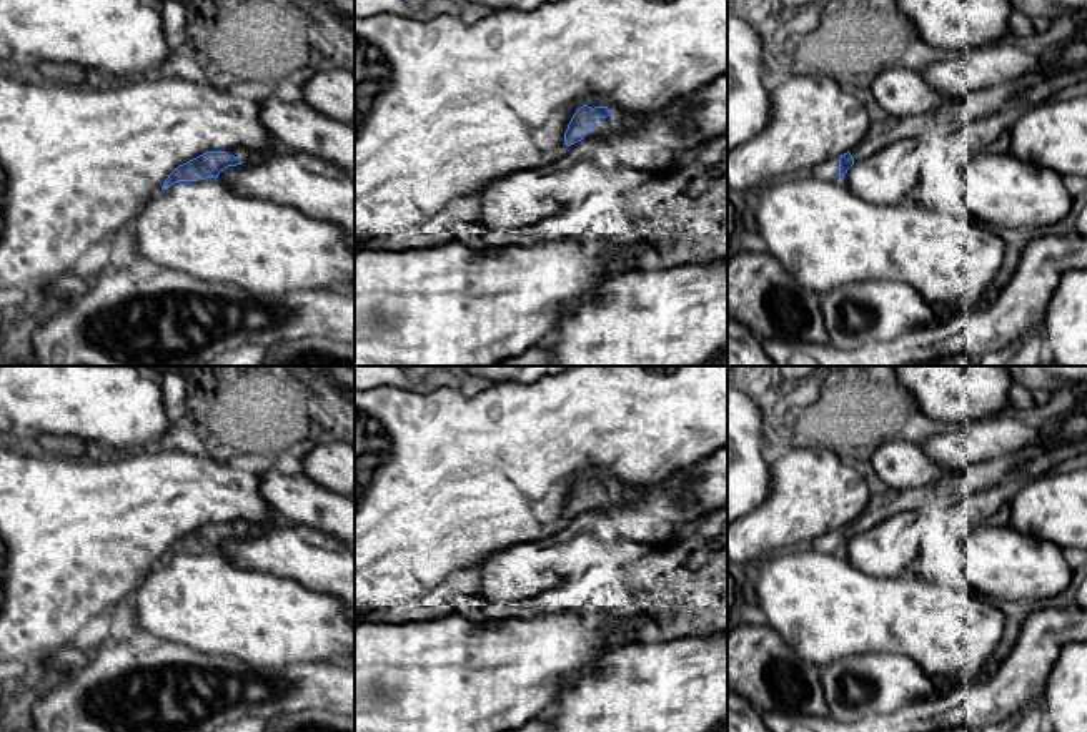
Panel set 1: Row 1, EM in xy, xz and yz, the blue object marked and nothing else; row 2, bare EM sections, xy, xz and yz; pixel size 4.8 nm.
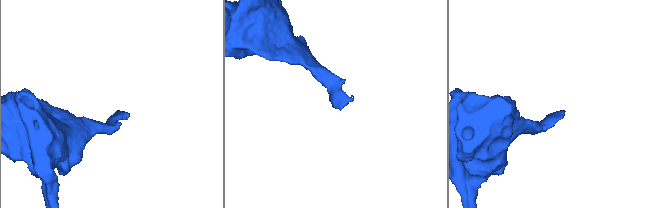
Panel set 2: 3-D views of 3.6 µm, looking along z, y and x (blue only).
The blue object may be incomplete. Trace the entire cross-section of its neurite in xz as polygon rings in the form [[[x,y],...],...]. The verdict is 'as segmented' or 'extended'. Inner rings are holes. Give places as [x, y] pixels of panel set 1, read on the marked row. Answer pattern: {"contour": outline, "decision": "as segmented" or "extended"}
{"contour": [[[583,105],[573,115],[564,133],[564,145],[571,146],[583,138],[608,136],[623,131],[626,118],[613,113],[608,106],[591,108]]], "decision": "extended"}

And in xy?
{"contour": [[[235,148],[228,151],[206,151],[175,168],[165,180],[161,190],[168,190],[178,181],[218,178],[218,175],[225,168],[241,165],[241,161],[250,155],[251,153],[246,148]]], "decision": "extended"}

